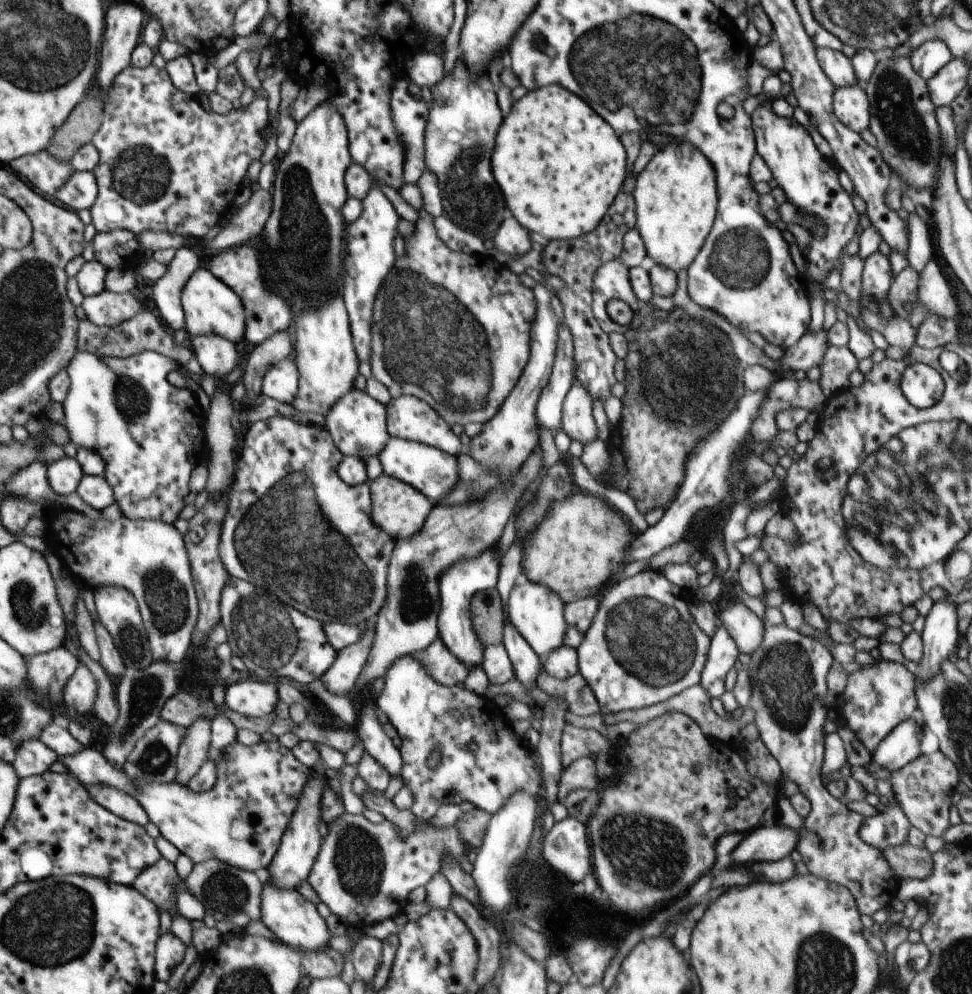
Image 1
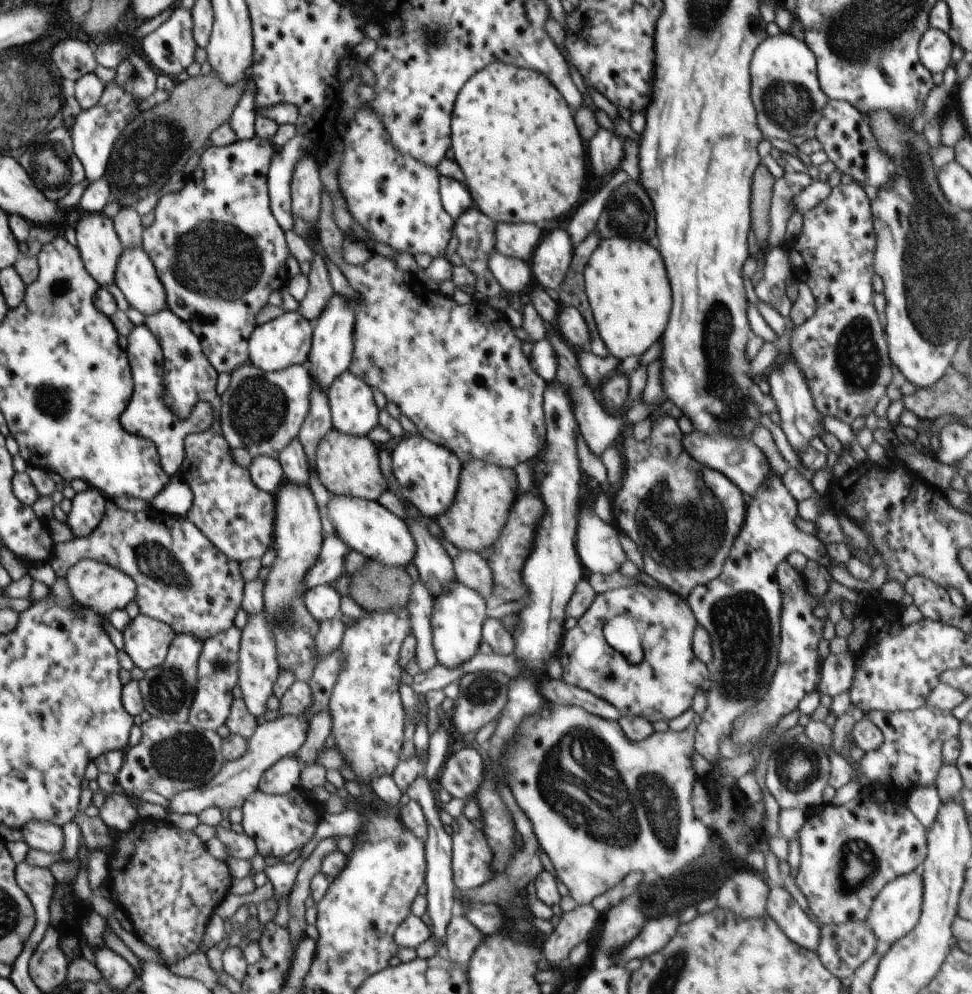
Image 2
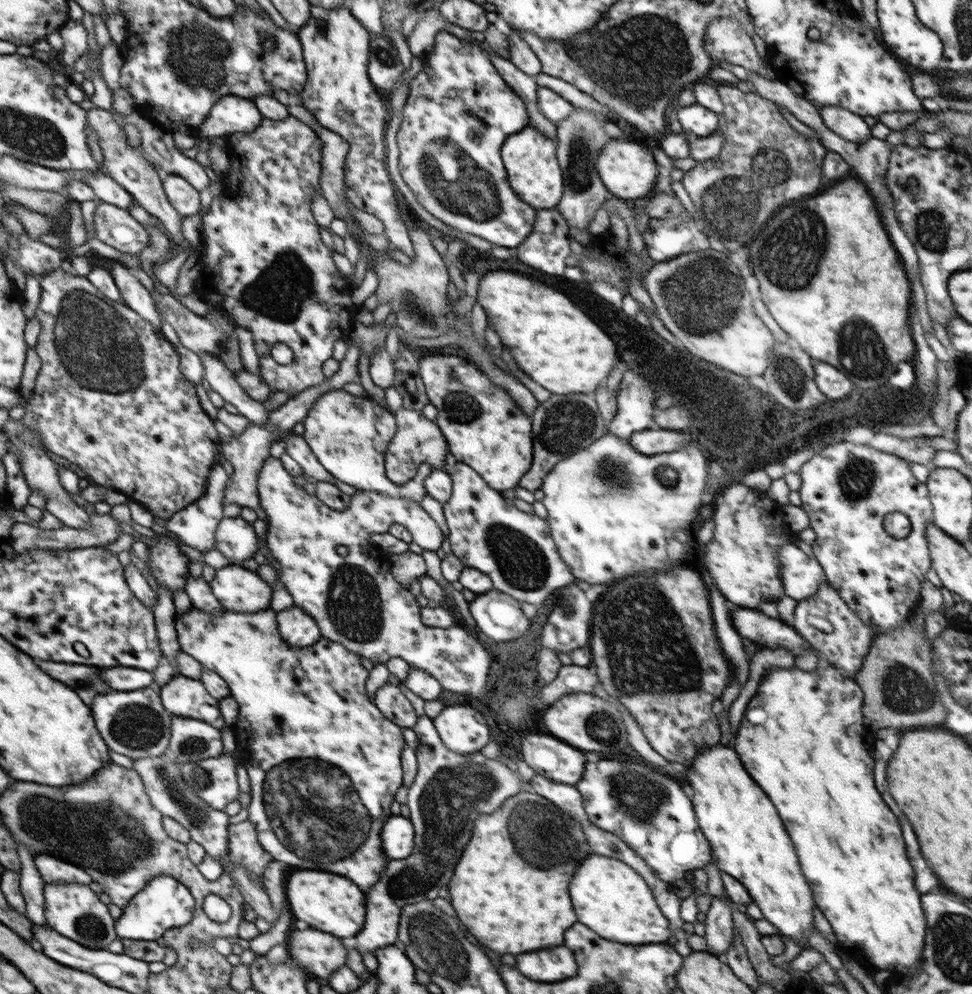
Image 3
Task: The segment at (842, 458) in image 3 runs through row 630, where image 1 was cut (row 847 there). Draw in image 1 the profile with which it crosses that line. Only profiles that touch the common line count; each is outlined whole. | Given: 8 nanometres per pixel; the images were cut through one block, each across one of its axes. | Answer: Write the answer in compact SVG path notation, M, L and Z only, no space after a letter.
M890 800L888 806L886 812L878 812L877 816L866 817L859 828L862 840L881 851L904 844L911 826L908 817L902 812L896 800Z

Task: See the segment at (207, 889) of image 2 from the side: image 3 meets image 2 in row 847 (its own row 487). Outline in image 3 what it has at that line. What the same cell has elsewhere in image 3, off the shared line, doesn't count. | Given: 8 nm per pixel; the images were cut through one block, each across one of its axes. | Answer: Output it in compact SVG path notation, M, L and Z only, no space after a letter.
M62 269L45 275L40 281L41 296L36 308L36 318L40 321L41 332L38 345L35 347L38 356L42 359L42 366L36 377L34 393L30 397L26 412L22 418L25 427L34 429L40 433L42 446L48 447L49 451L67 458L86 472L87 476L94 480L94 483L101 486L111 487L118 492L142 504L150 513L163 519L176 515L182 508L190 503L196 502L204 495L206 478L210 474L210 464L216 462L218 456L218 430L212 426L212 420L204 414L204 410L198 404L196 390L192 383L180 372L180 360L175 348L166 340L162 331L154 324L138 315L124 302L113 301L99 292L87 278L82 276L71 276Z

